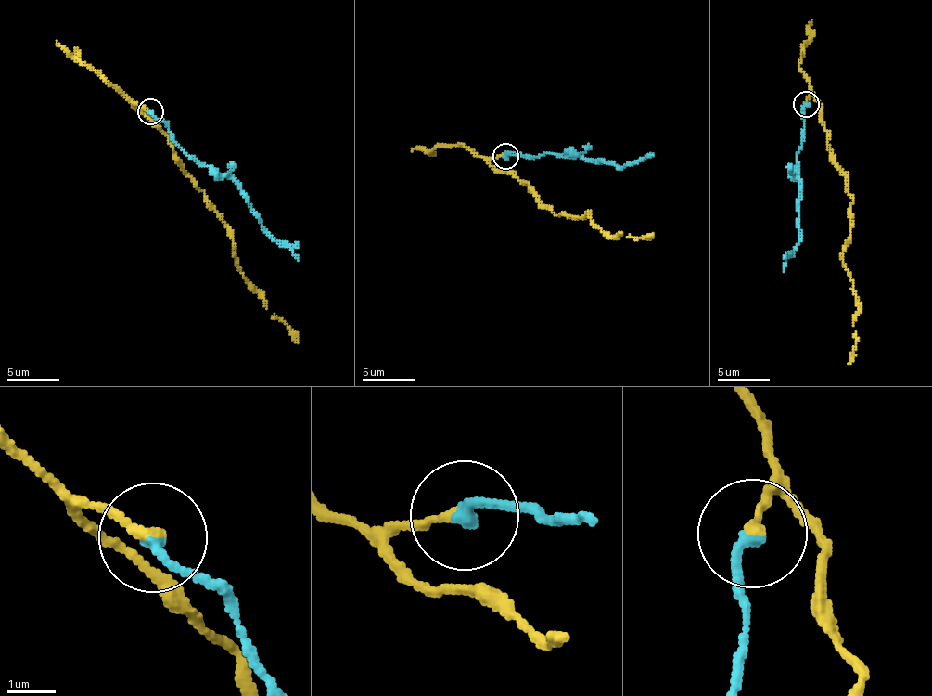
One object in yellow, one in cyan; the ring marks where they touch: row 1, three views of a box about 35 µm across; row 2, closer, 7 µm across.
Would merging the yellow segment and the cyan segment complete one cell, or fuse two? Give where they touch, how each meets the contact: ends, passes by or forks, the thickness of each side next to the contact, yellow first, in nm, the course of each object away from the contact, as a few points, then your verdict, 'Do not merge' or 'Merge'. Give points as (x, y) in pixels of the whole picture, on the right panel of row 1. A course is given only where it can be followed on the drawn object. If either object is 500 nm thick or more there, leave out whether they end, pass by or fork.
Place: (806, 104). At the ring yellow ends. At the ring cyan ends. Thickness 240 nm (yellow) against 240 nm. Course of yellow: (807, 103), (814, 98), (833, 163), (853, 198), (843, 251), (856, 297), (856, 346), (848, 364). Course of cyan: (807, 103), (804, 140), (797, 152), (798, 241), (784, 271). Do not merge

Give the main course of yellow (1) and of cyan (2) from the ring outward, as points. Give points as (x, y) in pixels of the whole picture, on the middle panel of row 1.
1: (505, 156), (490, 163), (523, 181), (557, 215), (580, 218), (588, 212), (601, 232), (643, 238), (653, 233)
2: (505, 156), (533, 159), (544, 152), (580, 155), (621, 167), (653, 155)

